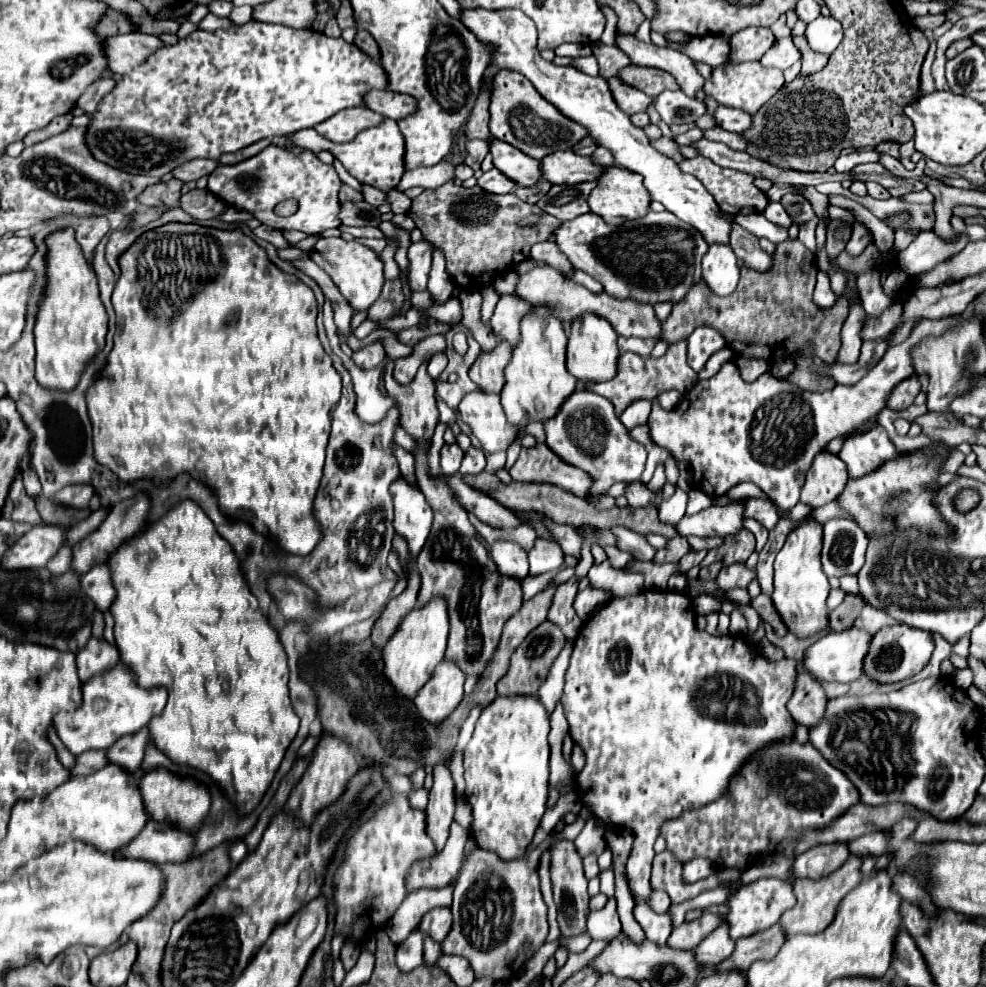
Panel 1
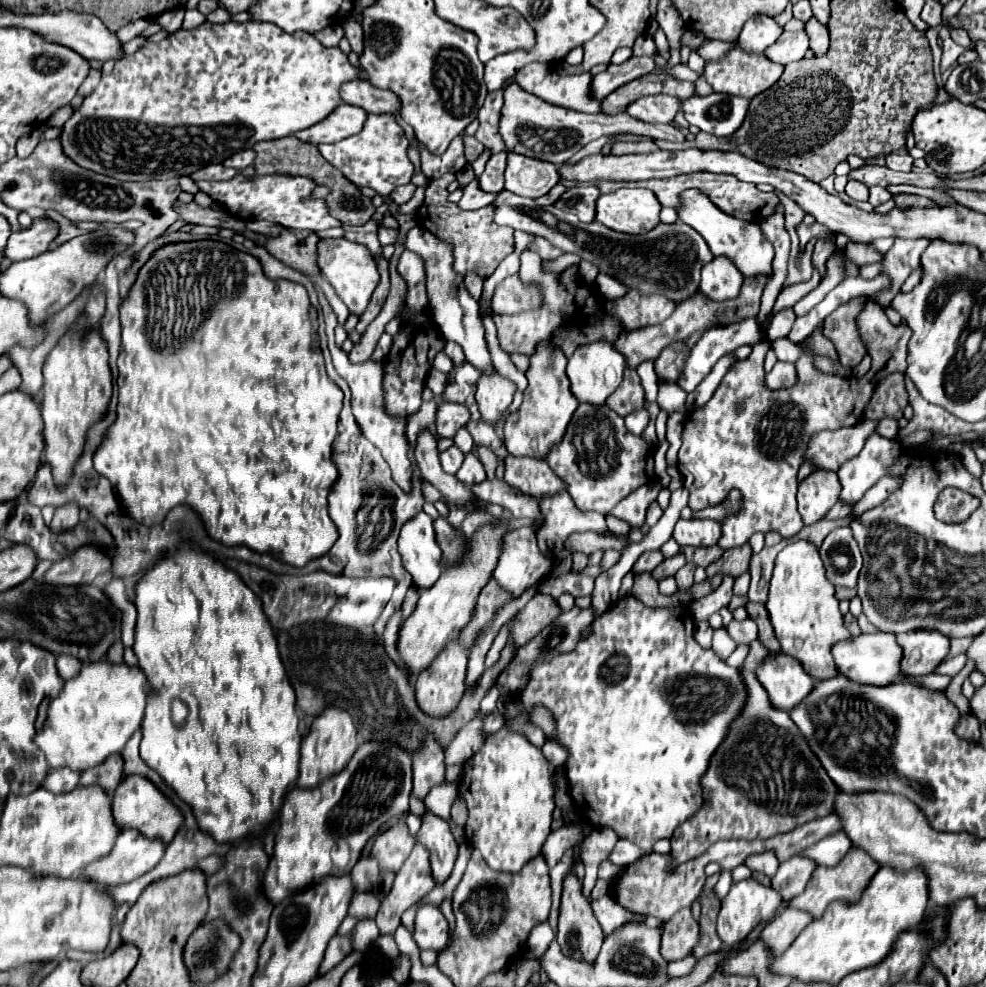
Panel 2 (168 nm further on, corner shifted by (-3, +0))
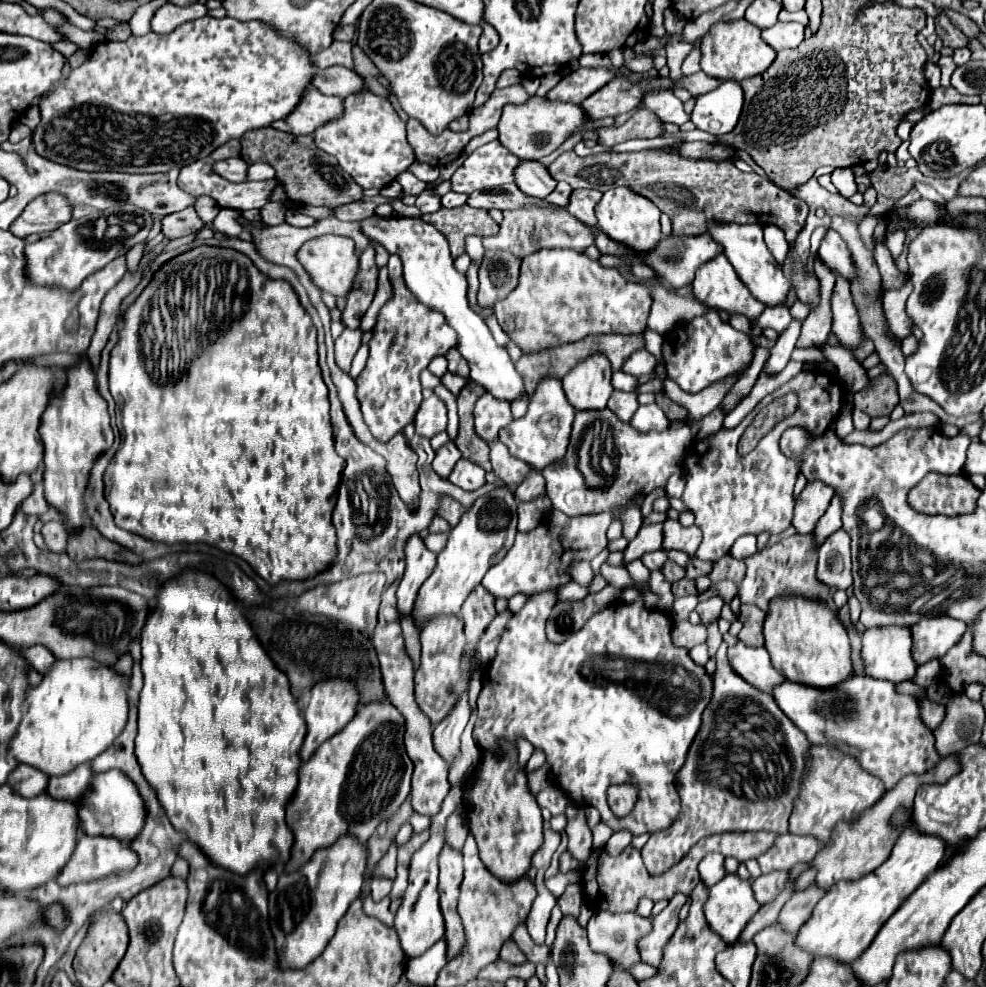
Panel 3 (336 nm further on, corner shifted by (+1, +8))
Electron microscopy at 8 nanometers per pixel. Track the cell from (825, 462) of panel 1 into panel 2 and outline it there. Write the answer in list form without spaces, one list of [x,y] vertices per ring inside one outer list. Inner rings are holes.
[[[815,470],[799,482],[797,502],[805,524],[821,520],[827,510],[839,500],[839,478],[837,472]]]

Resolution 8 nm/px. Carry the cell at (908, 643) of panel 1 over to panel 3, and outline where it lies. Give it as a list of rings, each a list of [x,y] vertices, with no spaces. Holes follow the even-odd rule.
[[[921,618],[913,628],[913,658],[917,664],[941,658],[967,632],[967,624],[957,618]]]

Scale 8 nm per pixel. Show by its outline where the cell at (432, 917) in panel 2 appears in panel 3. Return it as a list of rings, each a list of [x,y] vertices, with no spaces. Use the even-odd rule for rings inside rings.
[[[453,786],[449,792],[449,798],[443,802],[443,808],[437,818],[431,820],[431,838],[425,842],[423,848],[419,848],[409,866],[409,886],[401,898],[401,906],[395,914],[395,930],[399,934],[401,950],[407,958],[417,958],[423,952],[427,952],[437,940],[445,934],[443,914],[439,910],[439,892],[437,892],[437,874],[439,874],[439,850],[443,848],[443,828],[447,822],[447,816],[455,812],[455,808],[461,804],[461,788]]]

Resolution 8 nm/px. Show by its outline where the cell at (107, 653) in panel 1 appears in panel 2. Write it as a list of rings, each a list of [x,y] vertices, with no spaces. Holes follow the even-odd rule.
[[[69,654],[57,656],[57,670],[65,680],[75,678],[75,674],[79,674],[81,666],[83,666],[83,662],[79,662],[75,656],[69,656]]]

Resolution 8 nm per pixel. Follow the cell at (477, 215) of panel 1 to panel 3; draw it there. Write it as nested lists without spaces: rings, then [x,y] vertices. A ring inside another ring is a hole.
[[[459,206],[459,208],[441,208],[435,214],[423,214],[421,216],[427,224],[433,224],[449,242],[451,256],[457,258],[463,254],[465,236],[475,234],[479,238],[491,236],[499,230],[499,226],[491,220],[487,210],[477,210],[471,206]]]

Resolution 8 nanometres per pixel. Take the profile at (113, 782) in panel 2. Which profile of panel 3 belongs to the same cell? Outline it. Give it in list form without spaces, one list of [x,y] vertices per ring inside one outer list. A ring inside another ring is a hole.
[[[83,764],[77,766],[71,774],[63,774],[63,778],[49,778],[47,794],[53,798],[71,798],[71,802],[75,802],[91,786],[91,780],[93,772],[89,764]]]

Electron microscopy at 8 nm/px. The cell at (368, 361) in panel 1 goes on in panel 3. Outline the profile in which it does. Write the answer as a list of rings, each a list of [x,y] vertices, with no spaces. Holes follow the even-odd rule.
[[[343,330],[343,334],[335,340],[335,362],[341,366],[341,370],[349,370],[351,368],[351,360],[361,344],[361,336],[363,332],[357,330]]]

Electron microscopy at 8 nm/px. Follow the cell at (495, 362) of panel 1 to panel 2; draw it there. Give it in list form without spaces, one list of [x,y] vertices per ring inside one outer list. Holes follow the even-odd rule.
[[[497,370],[495,374],[481,374],[477,382],[477,394],[475,394],[481,420],[487,424],[495,424],[497,420],[501,420],[515,392],[517,392],[517,384],[501,376]]]

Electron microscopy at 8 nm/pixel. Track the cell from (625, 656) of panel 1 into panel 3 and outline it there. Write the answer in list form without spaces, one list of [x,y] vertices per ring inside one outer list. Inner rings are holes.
[[[555,588],[531,594],[525,606],[507,622],[497,654],[483,676],[473,740],[481,750],[491,750],[497,758],[503,758],[505,748],[501,742],[517,746],[517,740],[525,738],[533,748],[545,752],[557,784],[569,792],[577,804],[595,806],[601,822],[615,832],[629,830],[635,836],[659,832],[671,826],[679,812],[679,794],[673,782],[701,726],[701,714],[711,700],[711,676],[689,658],[685,648],[677,648],[671,642],[671,618],[647,610],[641,600],[631,606],[607,606],[595,614],[577,636],[553,644],[545,636],[545,620],[555,602]],[[611,784],[635,784],[641,790],[635,808],[625,818],[617,818],[607,806],[607,788]]]

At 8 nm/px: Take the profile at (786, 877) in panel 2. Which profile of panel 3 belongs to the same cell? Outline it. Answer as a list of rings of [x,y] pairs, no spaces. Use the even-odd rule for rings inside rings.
[[[771,872],[771,874],[763,874],[757,880],[753,880],[751,888],[755,894],[755,900],[765,906],[769,902],[775,900],[775,896],[783,890],[787,880],[787,872]]]

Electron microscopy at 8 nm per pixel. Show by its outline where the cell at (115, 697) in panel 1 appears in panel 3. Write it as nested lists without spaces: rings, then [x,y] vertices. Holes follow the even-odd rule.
[[[91,658],[61,660],[51,664],[51,668],[43,674],[43,680],[27,690],[27,710],[19,722],[17,734],[9,742],[11,758],[19,764],[35,766],[47,776],[69,774],[75,766],[91,762],[111,746],[127,722],[127,688],[129,680],[125,676],[119,676],[113,668],[101,666]]]

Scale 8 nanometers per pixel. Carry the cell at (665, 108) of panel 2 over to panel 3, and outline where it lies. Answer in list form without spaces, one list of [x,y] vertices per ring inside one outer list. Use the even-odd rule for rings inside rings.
[[[661,90],[661,92],[651,92],[645,98],[645,106],[653,110],[663,122],[673,122],[677,126],[689,122],[689,114],[683,110],[683,102],[671,92],[671,90]]]

